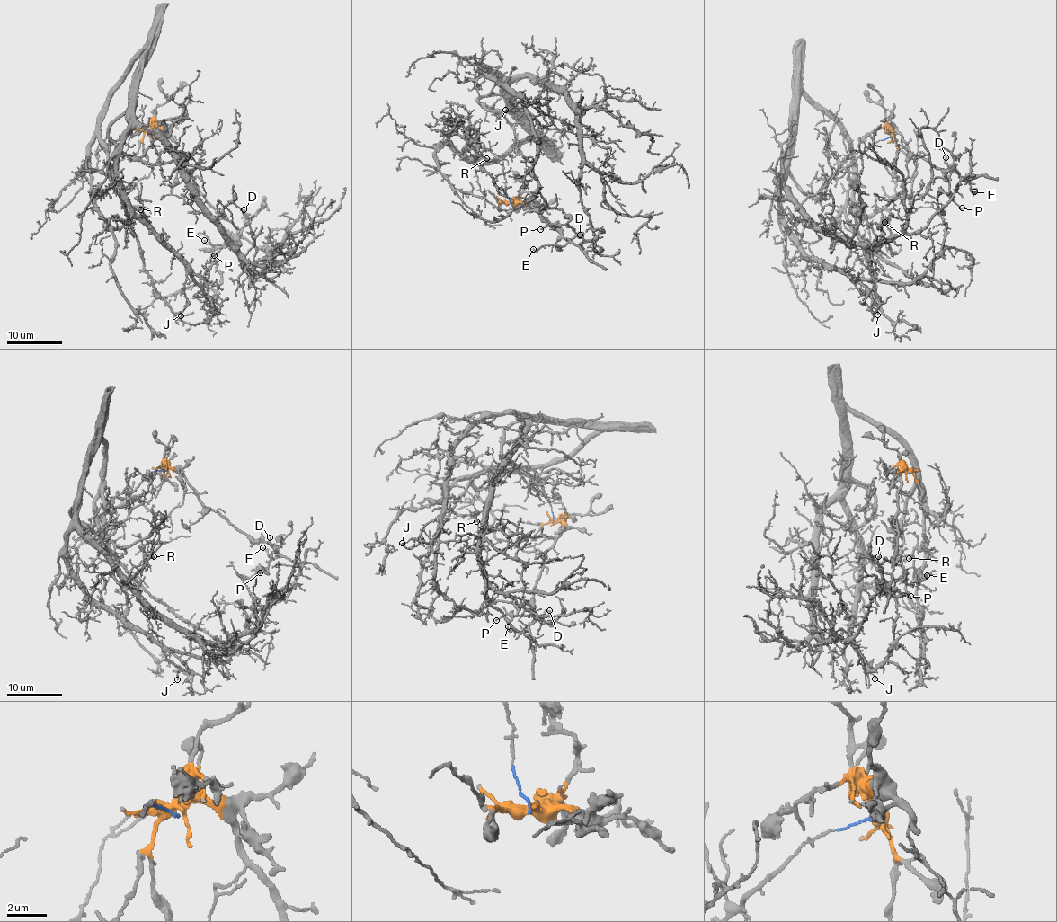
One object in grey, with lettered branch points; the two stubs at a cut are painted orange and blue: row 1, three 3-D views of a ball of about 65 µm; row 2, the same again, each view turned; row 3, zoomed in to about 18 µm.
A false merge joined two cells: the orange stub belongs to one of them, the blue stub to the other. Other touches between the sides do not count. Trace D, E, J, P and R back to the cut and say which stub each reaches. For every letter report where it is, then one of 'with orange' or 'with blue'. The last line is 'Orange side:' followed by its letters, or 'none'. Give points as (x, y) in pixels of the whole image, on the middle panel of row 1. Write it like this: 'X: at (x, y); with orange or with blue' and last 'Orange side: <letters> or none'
D: at (580, 234); with orange
E: at (533, 249); with orange
J: at (505, 110); with blue
P: at (540, 229); with orange
R: at (486, 158); with blue
Orange side: D, E, P

